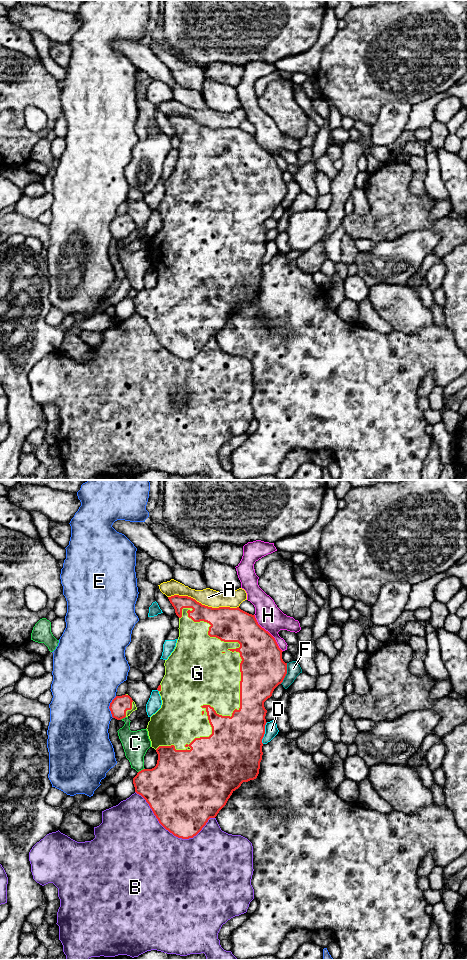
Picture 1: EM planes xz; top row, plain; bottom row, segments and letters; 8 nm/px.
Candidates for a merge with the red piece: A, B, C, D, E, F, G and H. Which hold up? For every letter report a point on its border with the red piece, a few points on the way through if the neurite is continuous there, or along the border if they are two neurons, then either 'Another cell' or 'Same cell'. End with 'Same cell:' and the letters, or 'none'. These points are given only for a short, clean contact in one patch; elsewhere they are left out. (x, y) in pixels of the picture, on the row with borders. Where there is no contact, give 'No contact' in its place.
A: Touches red at xz (203, 605). Another cell
B: Touches red at xz (172, 833). Another cell
C: Touches red at xz (141, 770). Another cell
D: Touches red at xz (264, 733). Another cell
E: Touches red at xz (109, 707). Another cell
F: Touches red at xz (286, 673). Another cell
G: Touches red at xz (240, 702). Same cell
H: Touches red at xz (268, 632). Another cell
Same cell: G

